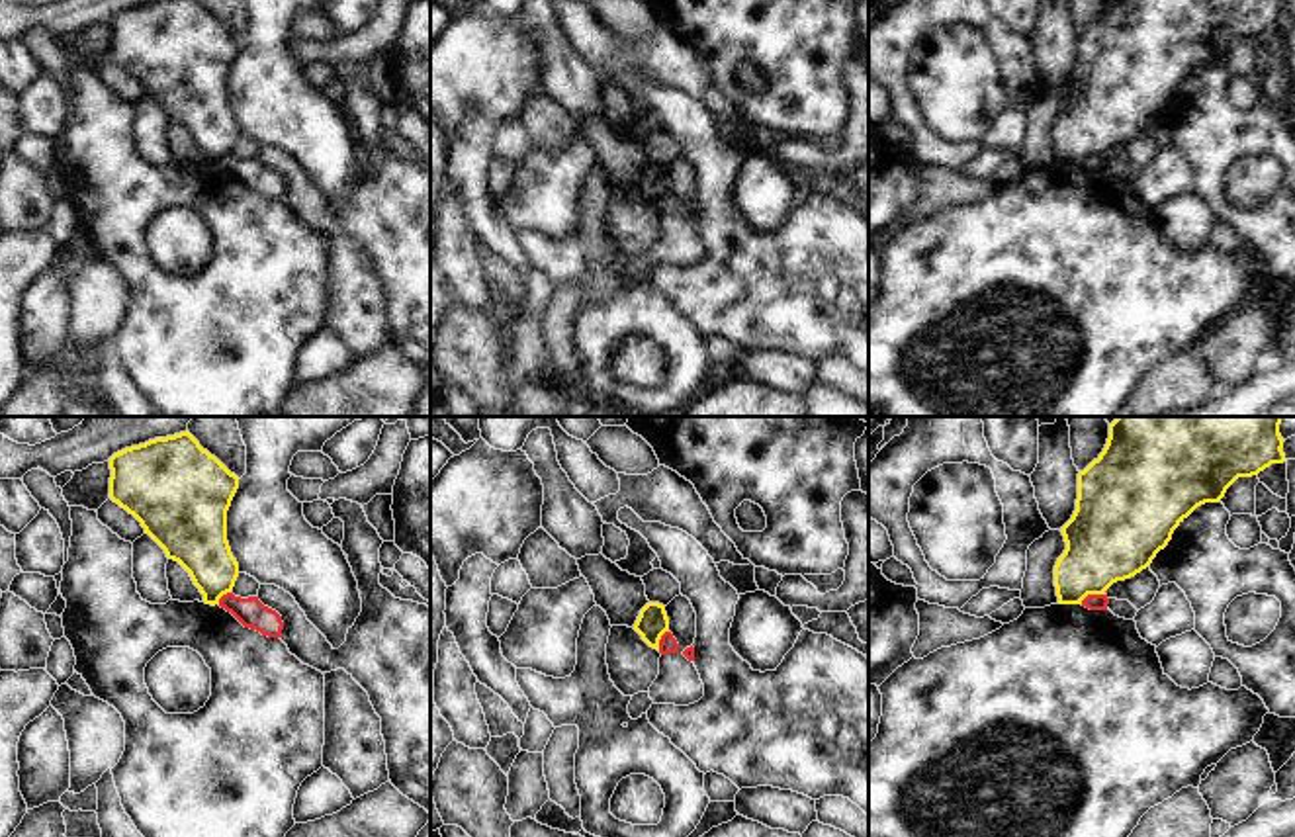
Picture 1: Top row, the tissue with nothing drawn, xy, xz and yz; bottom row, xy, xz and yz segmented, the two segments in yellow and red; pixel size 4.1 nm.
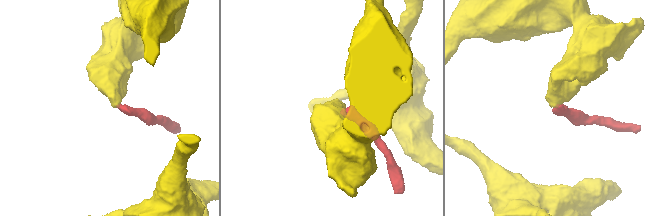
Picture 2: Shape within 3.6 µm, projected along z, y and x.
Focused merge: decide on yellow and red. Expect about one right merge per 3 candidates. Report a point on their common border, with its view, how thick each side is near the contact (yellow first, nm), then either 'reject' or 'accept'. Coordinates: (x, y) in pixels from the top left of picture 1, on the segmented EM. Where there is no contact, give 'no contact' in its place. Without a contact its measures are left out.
meets yellow in yz at (1092, 593); 360 nm thick on the yellow side, 60 nm on the other; reject

